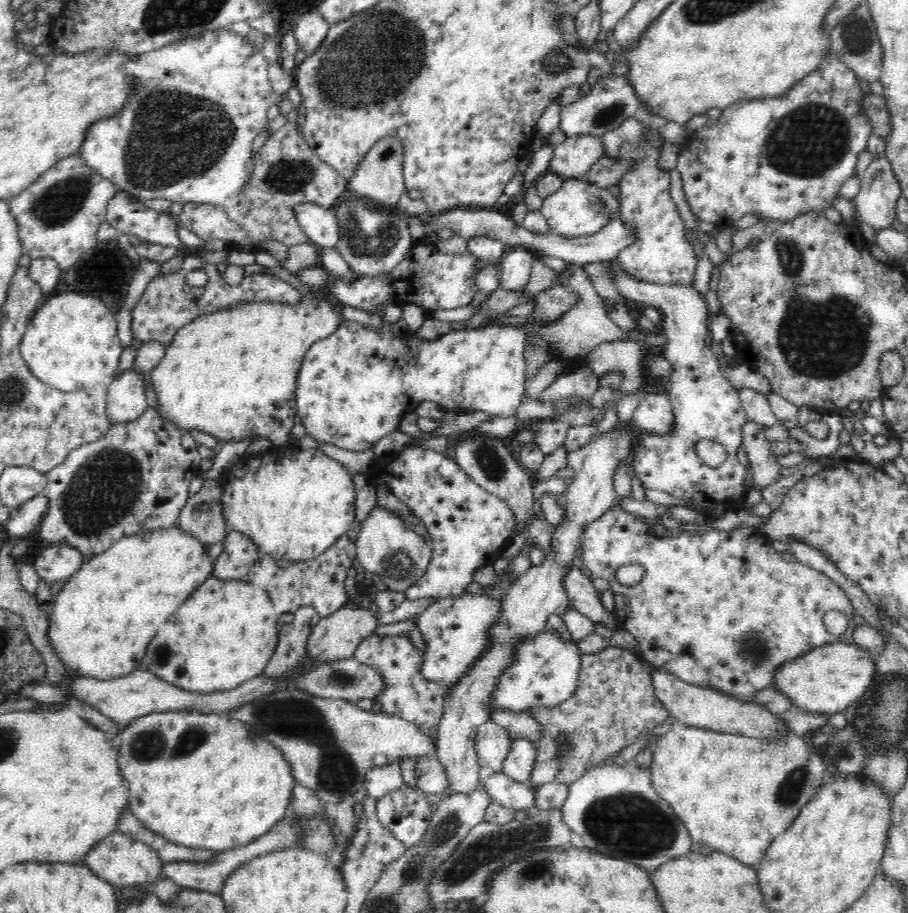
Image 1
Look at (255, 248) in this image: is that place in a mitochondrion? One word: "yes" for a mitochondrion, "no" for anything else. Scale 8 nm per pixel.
no

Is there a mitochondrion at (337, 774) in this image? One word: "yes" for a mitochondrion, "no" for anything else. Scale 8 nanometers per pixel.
yes

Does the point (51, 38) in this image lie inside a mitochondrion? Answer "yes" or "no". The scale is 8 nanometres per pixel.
no

